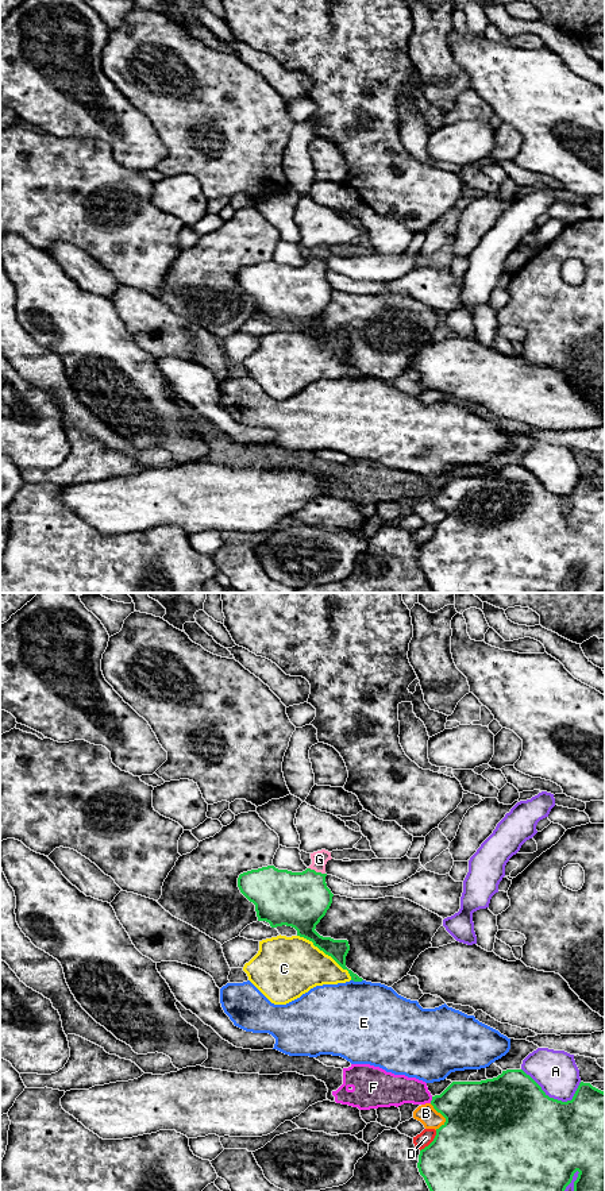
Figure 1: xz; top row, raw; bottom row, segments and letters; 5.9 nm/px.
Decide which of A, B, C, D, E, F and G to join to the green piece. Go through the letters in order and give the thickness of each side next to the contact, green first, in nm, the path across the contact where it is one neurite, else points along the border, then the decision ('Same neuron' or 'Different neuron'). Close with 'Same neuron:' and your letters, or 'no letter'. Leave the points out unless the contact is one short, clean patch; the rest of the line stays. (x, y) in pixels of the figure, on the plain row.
A: Thickness 500 nm (green) against 260 nm. Different neuron
B: Thickness 460 nm (green) against 110 nm. Different neuron
C: Thickness 160 nm (green) against 360 nm. Different neuron
D: Thickness 500 nm (green) against 90 nm. Different neuron
E: Thickness 120 nm (green) against 480 nm. Different neuron
F: Thickness 340 nm (green) against 190 nm. Different neuron
G: Thickness 340 nm (green) against 100 nm. Path across: xz (300, 295), (305, 289), (315, 266), (319, 254). Same neuron
Same neuron: G

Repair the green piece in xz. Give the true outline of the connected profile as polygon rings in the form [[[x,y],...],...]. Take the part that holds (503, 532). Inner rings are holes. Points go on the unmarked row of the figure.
[[[506,465],[493,474],[481,477],[452,477],[440,490],[432,492],[431,500],[446,517],[436,524],[433,536],[420,546],[417,563],[435,593],[562,593],[574,568],[574,593],[602,593],[605,590],[605,487],[590,478],[581,477],[573,494],[562,497],[550,493],[523,465]]]

